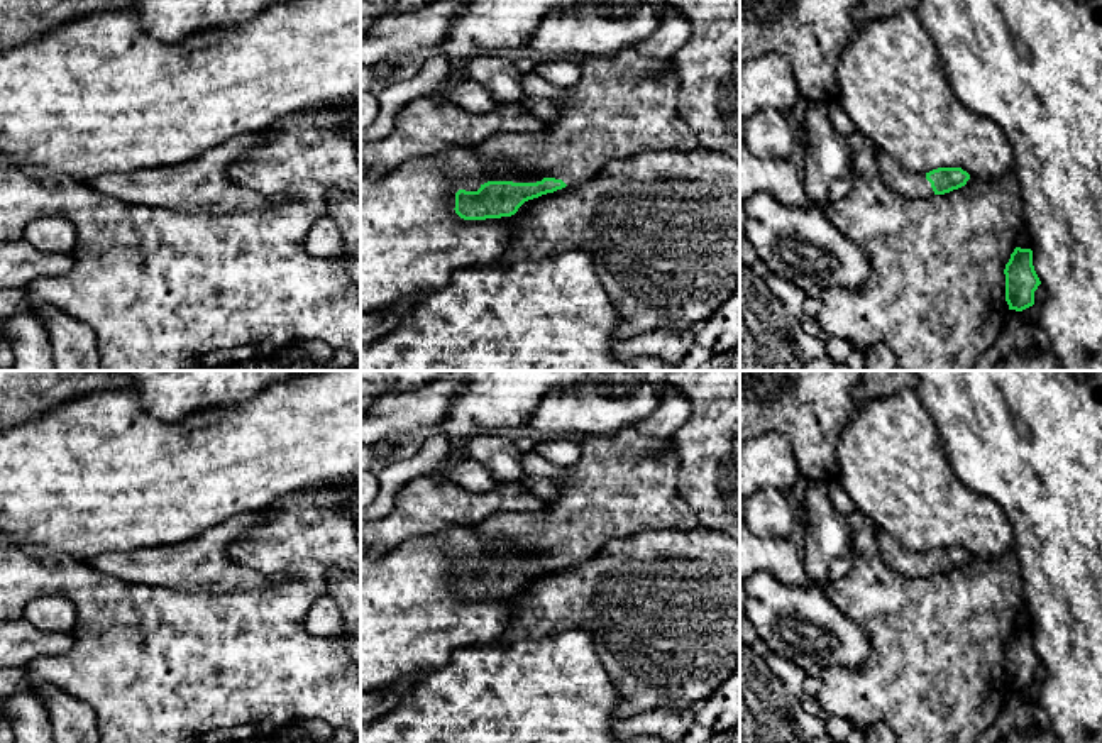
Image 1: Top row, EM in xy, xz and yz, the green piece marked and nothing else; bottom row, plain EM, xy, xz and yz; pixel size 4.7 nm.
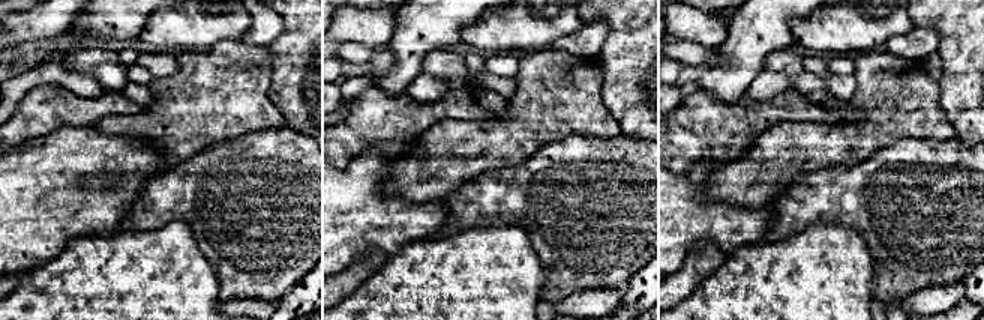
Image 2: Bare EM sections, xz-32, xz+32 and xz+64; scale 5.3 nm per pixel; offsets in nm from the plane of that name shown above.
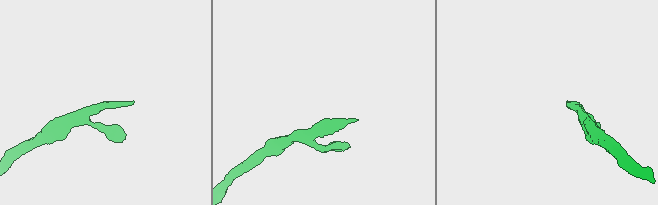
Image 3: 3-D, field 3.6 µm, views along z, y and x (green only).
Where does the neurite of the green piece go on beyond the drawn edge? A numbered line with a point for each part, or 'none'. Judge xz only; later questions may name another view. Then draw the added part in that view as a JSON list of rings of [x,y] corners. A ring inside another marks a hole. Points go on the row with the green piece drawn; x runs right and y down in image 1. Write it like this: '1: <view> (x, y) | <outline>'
1: xz (625, 104) | [[[633,47],[604,58],[587,58],[581,66],[581,80],[567,88],[567,98],[559,103],[560,117],[545,124],[537,132],[498,132],[488,137],[479,147],[479,156],[491,162],[510,164],[523,176],[540,174],[542,178],[562,179],[567,186],[577,186],[599,174],[609,162],[630,159],[652,151],[692,151],[697,137],[677,112],[679,71],[674,58],[650,58]]]

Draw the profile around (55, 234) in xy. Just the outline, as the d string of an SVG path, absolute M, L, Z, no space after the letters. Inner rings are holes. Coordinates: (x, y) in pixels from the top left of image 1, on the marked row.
M59 215L39 217L25 227L24 239L44 252L71 254L76 244L76 228Z

